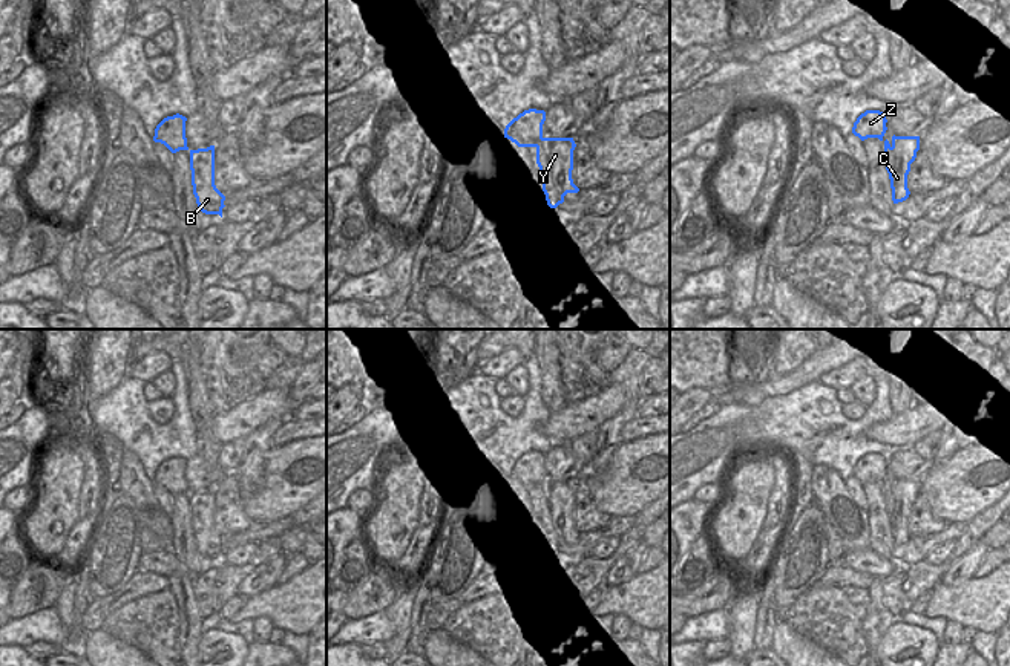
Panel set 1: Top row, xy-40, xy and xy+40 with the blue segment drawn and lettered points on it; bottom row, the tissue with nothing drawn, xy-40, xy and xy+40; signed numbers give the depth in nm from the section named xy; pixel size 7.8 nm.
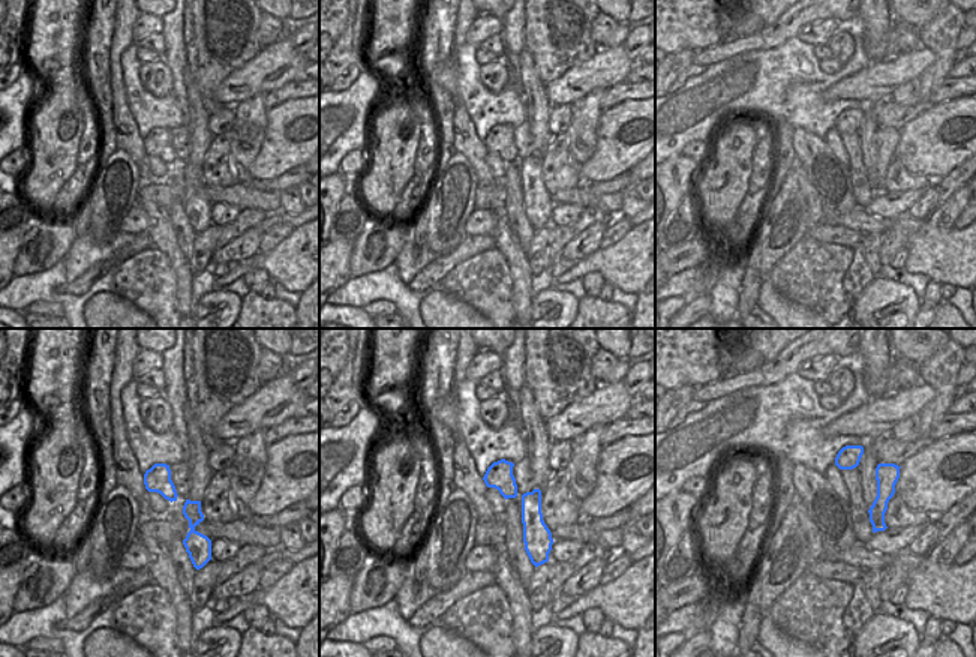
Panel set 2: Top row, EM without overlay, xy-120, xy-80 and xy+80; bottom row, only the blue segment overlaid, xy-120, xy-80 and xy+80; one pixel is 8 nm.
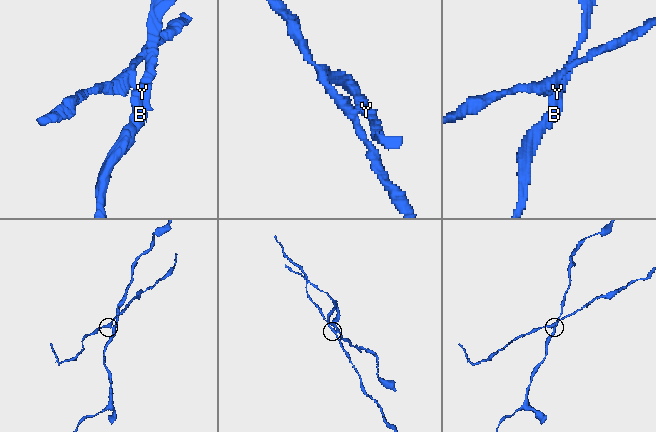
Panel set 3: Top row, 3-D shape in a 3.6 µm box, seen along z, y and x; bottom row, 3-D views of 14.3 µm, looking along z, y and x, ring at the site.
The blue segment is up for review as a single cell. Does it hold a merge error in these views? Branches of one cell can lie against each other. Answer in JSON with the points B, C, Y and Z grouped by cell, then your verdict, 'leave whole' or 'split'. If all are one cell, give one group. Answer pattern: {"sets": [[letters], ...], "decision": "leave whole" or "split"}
{"sets": [["B", "C", "Y"], ["Z"]], "decision": "split"}

